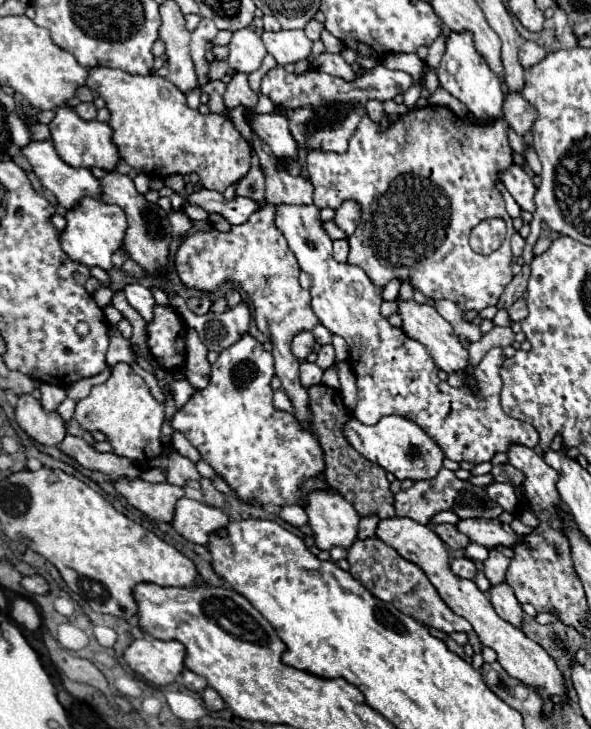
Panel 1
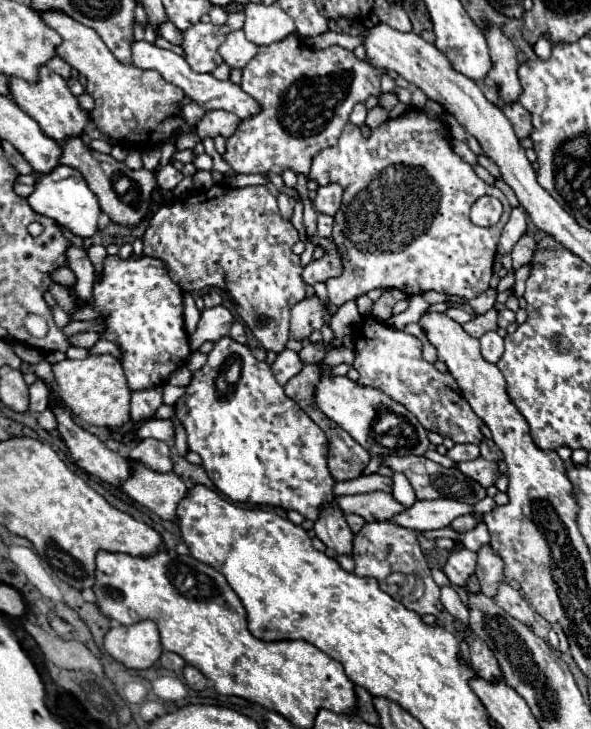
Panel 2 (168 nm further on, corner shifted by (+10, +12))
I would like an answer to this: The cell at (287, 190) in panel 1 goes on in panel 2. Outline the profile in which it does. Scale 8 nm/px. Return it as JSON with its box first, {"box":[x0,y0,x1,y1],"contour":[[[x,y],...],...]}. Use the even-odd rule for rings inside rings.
{"box":[277,192,295,220],"contour":[[[283,192],[277,194],[277,204],[279,204],[279,210],[281,210],[281,216],[285,216],[287,220],[291,220],[293,216],[293,206],[295,206],[295,200]]]}

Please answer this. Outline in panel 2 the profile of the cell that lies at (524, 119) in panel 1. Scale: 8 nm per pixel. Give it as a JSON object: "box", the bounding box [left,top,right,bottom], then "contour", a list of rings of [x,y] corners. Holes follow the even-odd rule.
{"box":[501,102,531,138],"contour":[[[509,102],[501,110],[509,118],[515,134],[519,138],[527,138],[529,132],[531,132],[531,116],[529,116],[529,112],[519,102]]]}

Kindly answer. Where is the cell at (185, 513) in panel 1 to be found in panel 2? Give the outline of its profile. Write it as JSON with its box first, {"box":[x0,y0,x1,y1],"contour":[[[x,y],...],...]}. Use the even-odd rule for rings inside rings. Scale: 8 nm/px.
{"box":[121,462,187,522],"contour":[[[139,462],[133,464],[133,474],[121,490],[159,518],[173,522],[177,520],[177,504],[187,496],[187,484],[177,474],[153,472]]]}

